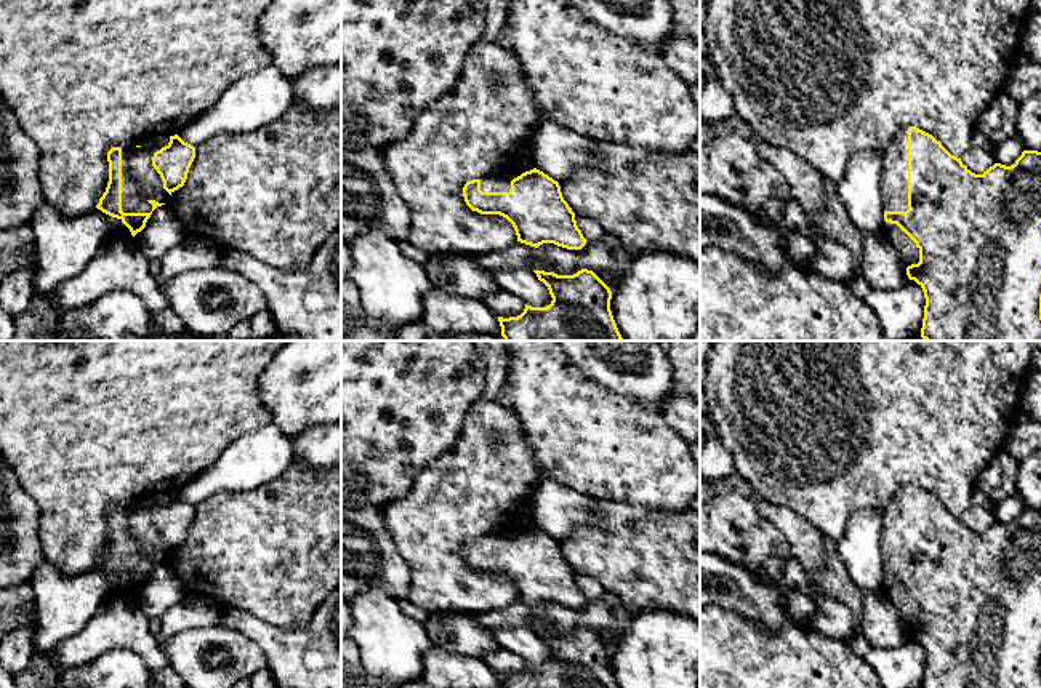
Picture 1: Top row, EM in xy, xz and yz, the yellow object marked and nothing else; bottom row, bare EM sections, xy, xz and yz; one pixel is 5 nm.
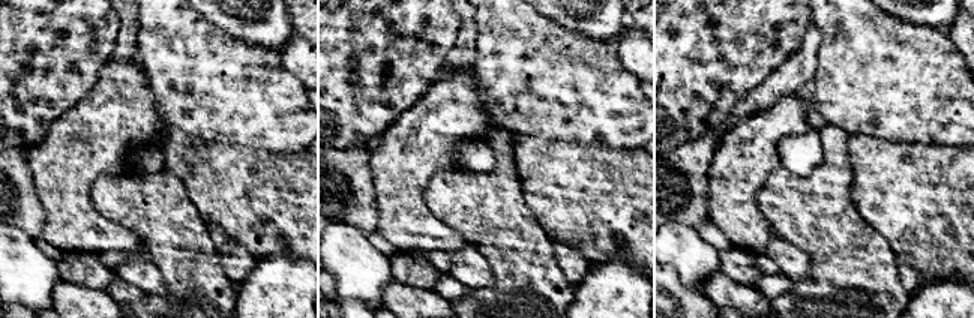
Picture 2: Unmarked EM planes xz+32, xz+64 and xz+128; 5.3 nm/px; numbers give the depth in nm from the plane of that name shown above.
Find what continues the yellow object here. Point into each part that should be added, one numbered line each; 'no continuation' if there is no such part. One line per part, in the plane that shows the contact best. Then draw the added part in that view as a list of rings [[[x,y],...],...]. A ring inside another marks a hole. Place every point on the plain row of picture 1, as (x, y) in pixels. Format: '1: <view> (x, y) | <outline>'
1: xy (132, 560) | [[[144,499],[136,504],[144,504],[147,501],[149,499]],[[136,504],[122,506],[122,570],[123,571],[151,571],[152,563],[138,552],[128,531],[128,515]]]

